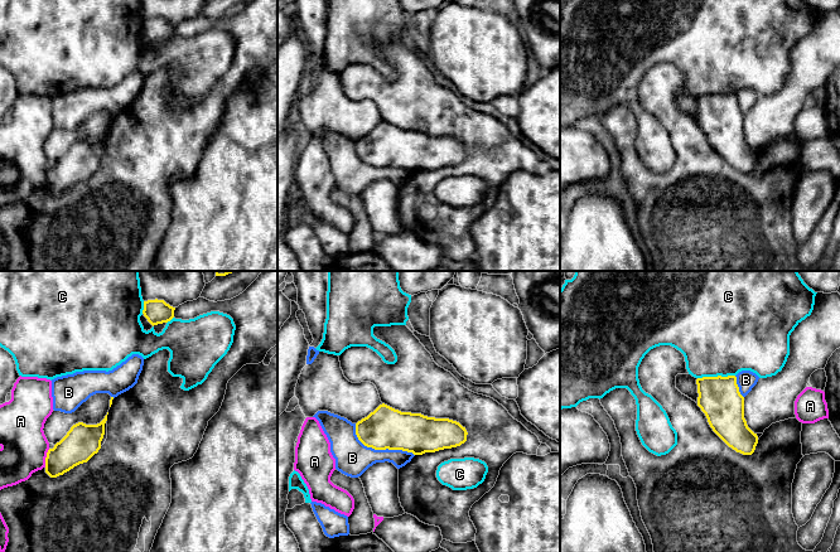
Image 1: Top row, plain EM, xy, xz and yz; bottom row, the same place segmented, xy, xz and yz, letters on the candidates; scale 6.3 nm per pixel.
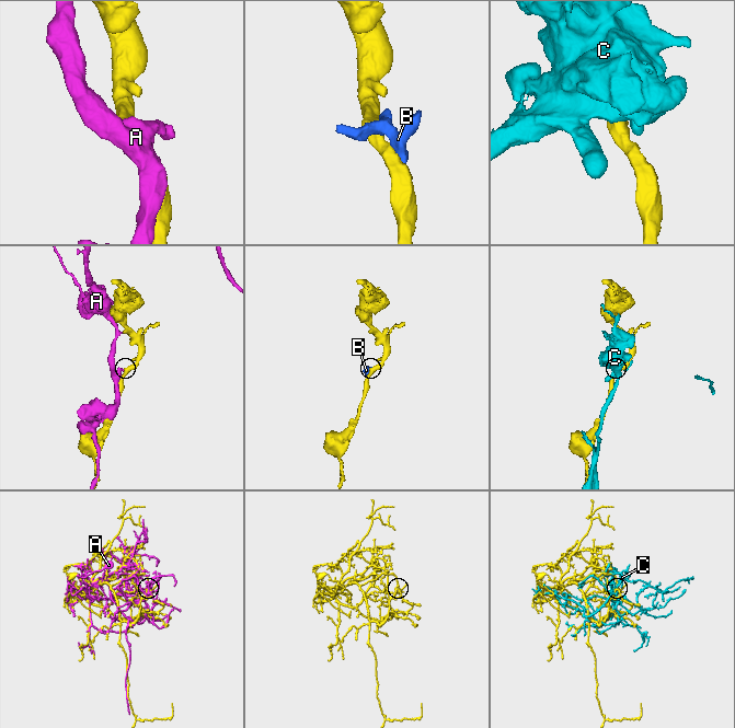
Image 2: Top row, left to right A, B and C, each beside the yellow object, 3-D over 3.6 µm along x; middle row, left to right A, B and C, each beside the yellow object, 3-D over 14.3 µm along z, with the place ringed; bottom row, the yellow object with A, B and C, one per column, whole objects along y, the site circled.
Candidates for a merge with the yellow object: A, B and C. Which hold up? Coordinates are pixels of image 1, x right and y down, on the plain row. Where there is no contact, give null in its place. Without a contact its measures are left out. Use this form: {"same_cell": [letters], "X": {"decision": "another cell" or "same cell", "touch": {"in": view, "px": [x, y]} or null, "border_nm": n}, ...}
{"same_cell": [], "A": {"decision": "another cell", "touch": {"in": "xy", "px": [46, 175]}, "border_nm": 120}, "B": {"decision": "another cell", "touch": {"in": "xz", "px": [379, 166]}, "border_nm": 440}, "C": {"decision": "another cell", "touch": {"in": "yz", "px": [715, 95]}, "border_nm": 240}}

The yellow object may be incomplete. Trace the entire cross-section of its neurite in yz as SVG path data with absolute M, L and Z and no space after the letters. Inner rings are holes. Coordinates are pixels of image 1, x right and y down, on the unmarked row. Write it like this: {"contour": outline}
{"contour": "M735 93L703 95L696 97L697 124L705 131L713 149L733 168L752 173L758 154L744 136L744 115Z"}

